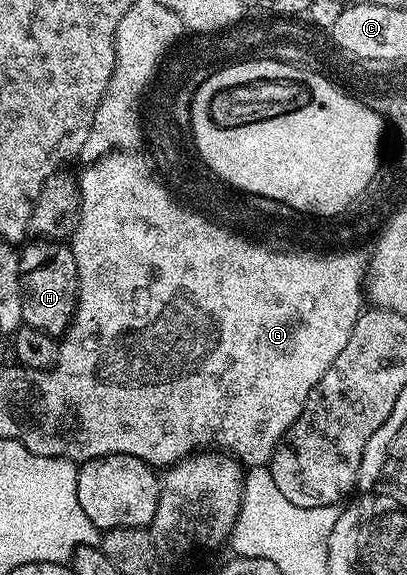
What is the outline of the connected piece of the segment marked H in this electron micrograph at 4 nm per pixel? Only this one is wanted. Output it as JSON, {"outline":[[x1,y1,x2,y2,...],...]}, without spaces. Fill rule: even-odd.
{"outline":[[33,240,20,251,19,291,22,293,22,320,24,325,35,328,39,332,47,332,54,336,64,334,77,307,77,265,72,249,57,240]]}

